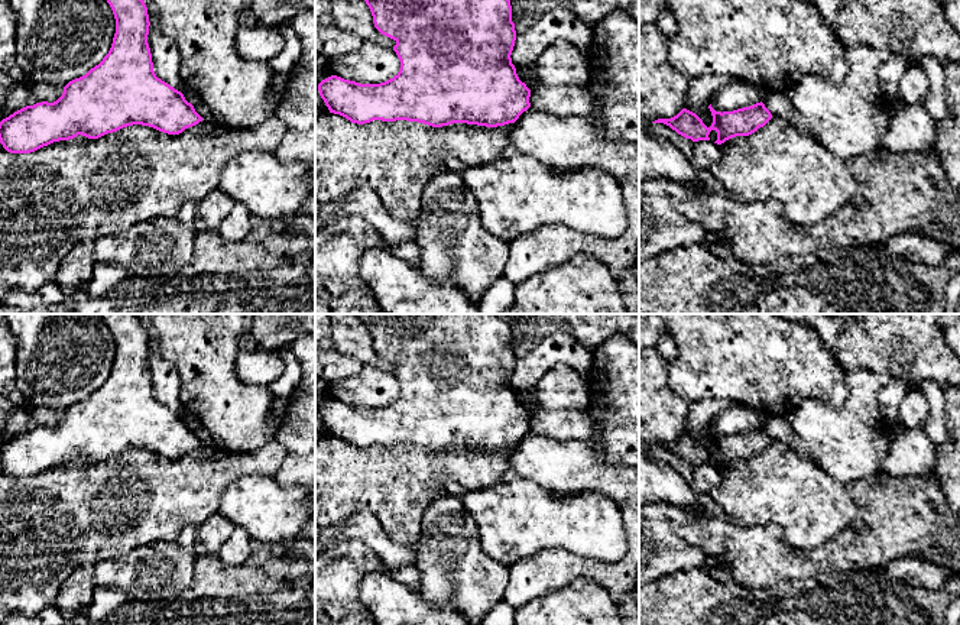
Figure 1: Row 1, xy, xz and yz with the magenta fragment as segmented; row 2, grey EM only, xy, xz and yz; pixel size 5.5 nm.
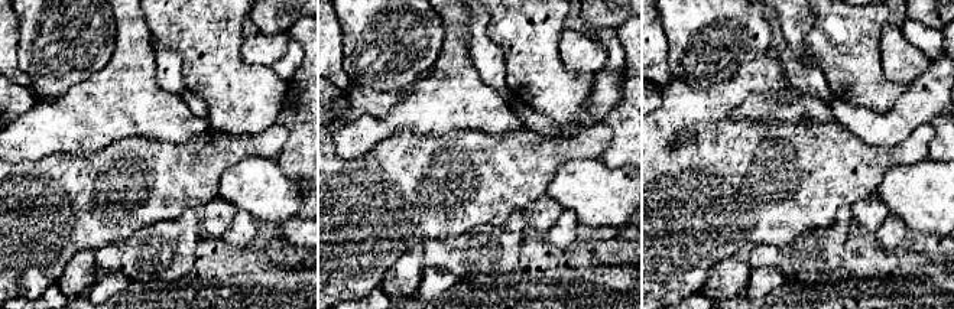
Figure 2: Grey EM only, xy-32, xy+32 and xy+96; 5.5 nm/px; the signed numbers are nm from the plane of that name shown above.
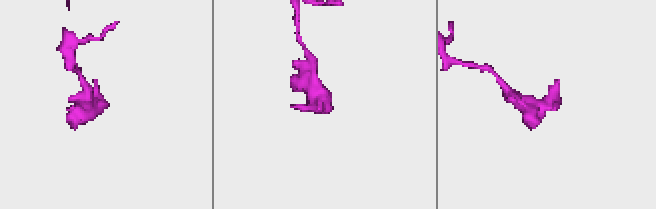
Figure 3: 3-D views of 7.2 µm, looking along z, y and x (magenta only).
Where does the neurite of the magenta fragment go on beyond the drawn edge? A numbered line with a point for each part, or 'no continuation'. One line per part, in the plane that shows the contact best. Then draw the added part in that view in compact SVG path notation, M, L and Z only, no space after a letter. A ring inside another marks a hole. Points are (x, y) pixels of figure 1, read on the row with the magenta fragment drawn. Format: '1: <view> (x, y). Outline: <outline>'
no continuation

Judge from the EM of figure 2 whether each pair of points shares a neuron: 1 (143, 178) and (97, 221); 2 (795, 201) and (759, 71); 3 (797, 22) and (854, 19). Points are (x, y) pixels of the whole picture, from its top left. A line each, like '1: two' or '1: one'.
1: one
2: one
3: two

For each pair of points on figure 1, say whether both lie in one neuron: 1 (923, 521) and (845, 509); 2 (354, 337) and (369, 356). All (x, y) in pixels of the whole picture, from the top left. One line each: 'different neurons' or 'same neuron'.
1: different neurons
2: same neuron

